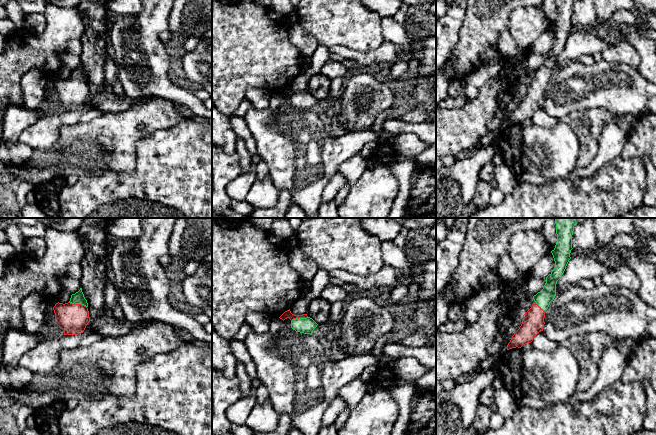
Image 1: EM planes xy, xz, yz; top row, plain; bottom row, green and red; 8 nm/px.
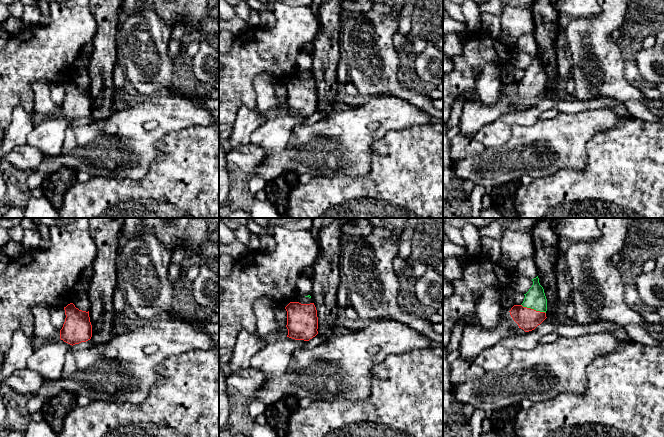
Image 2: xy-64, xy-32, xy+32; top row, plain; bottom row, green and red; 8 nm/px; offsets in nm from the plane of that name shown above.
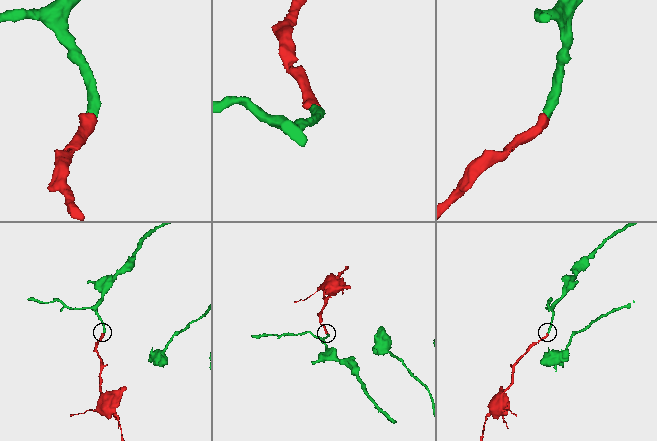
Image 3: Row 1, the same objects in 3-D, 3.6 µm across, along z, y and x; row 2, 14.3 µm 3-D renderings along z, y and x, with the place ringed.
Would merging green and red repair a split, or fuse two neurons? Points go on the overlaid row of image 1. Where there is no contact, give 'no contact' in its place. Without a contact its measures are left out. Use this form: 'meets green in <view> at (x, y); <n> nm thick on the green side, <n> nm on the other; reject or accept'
meets green in xy at (78, 303); 100 nm thick on the green side, 240 nm on the other; accept

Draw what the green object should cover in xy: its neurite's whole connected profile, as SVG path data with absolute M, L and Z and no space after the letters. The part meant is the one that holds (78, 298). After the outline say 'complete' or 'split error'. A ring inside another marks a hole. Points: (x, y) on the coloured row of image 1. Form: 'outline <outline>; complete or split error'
outline M82 288L71 295L68 303L56 303L53 307L55 324L63 331L64 335L78 335L84 332L90 322L88 303Z; split error

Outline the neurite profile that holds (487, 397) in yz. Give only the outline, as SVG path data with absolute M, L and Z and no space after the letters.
M492 386L486 387L479 398L480 404L486 405L489 407L492 407L493 405L495 405L494 391L495 389Z

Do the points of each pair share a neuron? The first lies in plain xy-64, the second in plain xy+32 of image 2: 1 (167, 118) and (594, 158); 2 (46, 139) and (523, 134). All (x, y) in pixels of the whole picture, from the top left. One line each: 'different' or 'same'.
1: different
2: different

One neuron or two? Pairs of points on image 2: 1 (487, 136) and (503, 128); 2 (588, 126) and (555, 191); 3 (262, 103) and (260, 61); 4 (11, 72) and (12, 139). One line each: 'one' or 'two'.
1: one
2: two
3: two
4: two

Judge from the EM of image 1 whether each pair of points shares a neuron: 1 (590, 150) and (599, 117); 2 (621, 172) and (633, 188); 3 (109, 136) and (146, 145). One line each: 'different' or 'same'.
1: same
2: same
3: different

